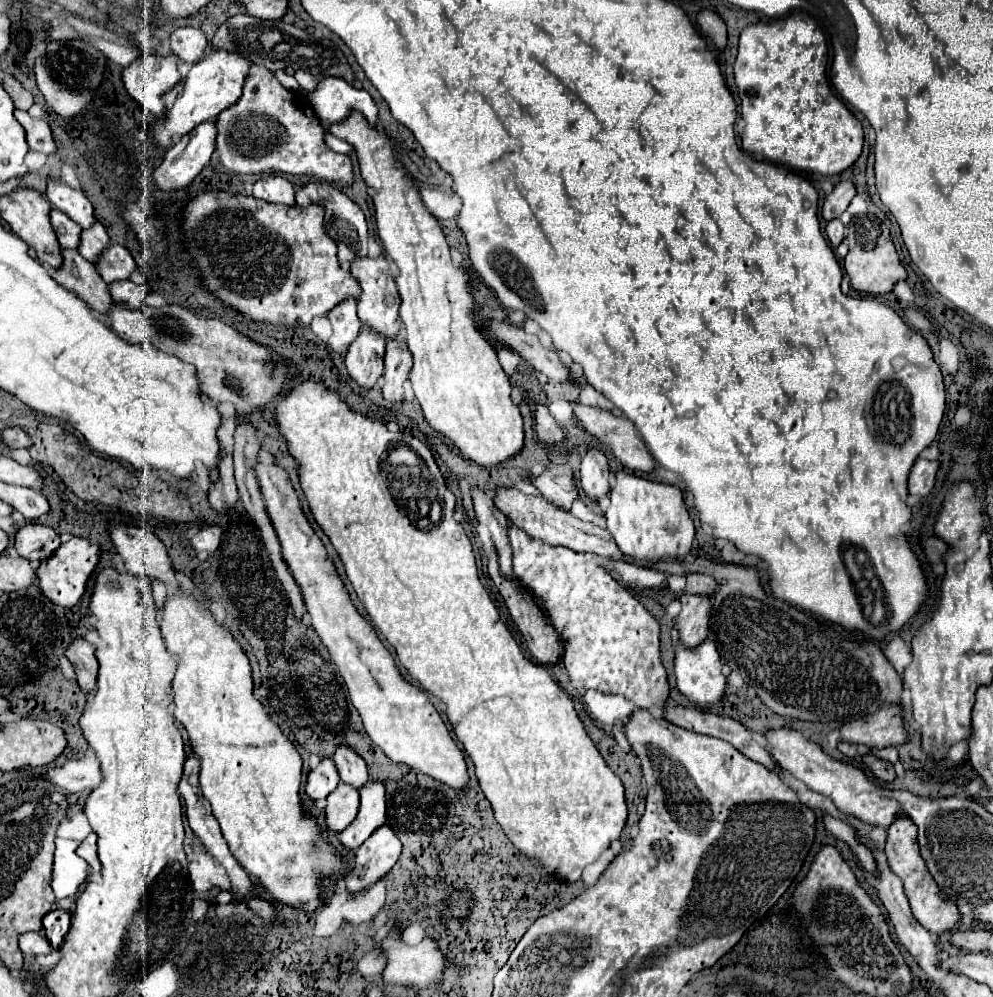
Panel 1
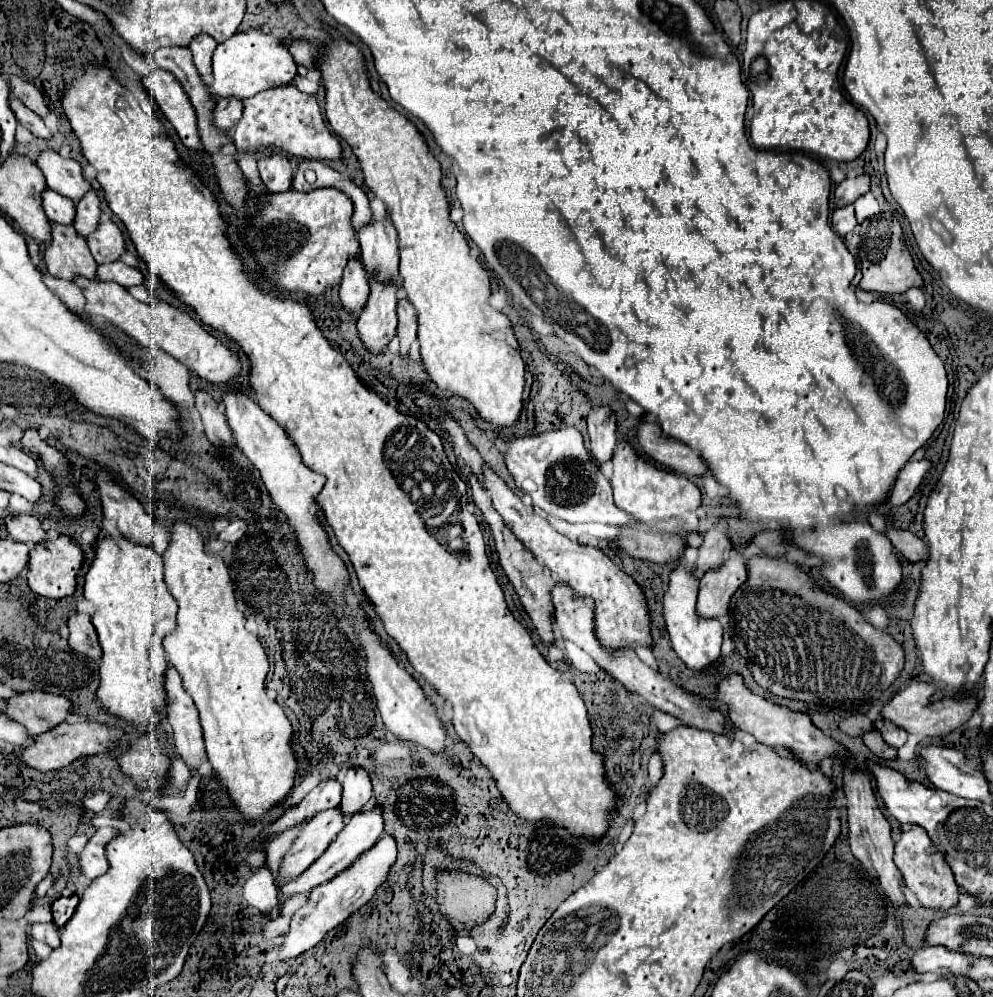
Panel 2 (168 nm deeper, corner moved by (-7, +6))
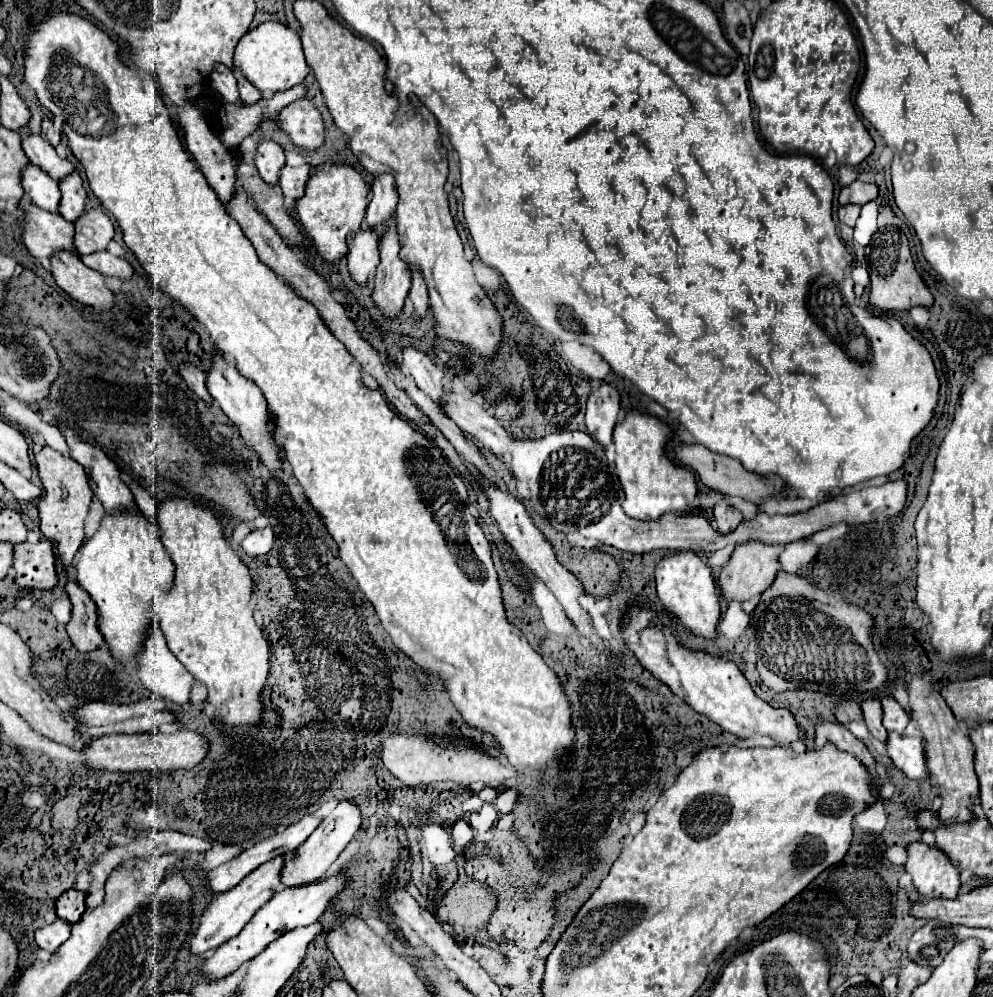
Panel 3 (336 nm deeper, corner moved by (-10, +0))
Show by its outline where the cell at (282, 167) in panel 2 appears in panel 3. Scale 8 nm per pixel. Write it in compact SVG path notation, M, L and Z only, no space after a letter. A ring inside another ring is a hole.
M274 141L258 143L254 165L266 183L278 183L278 173L280 173L280 167L284 167L284 163L286 163L286 157L278 143Z

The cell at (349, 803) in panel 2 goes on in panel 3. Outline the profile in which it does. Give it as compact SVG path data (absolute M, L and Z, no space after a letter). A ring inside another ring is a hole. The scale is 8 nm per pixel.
M350 801L340 803L322 823L314 829L314 833L306 839L304 845L298 847L298 851L288 857L288 863L284 861L284 869L280 871L280 883L284 887L302 887L306 883L314 883L316 879L324 877L328 867L338 859L338 855L344 851L344 847L350 843L354 833L360 829L360 811Z

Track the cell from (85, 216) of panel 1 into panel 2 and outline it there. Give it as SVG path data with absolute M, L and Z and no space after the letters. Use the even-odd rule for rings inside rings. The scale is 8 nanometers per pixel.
M45 151L37 159L39 169L47 179L47 187L79 203L83 195L91 189L89 181L83 177L83 169L75 159L63 159L55 151Z

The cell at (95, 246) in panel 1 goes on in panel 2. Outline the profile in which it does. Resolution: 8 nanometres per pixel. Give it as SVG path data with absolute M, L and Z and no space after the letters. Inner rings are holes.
M91 189L75 205L75 209L77 209L77 217L73 221L73 227L75 227L77 235L87 239L99 227L99 219L101 219L101 209L99 209L99 197L97 197L97 193Z

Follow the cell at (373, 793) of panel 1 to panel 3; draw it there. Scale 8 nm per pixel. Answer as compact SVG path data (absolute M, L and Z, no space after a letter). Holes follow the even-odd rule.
M334 875L334 877L326 877L320 879L320 883L310 883L304 887L294 887L294 889L284 889L280 893L276 893L268 903L264 903L254 917L246 923L246 927L228 943L220 945L218 949L214 949L212 953L208 953L204 957L204 963L200 965L200 973L206 981L214 981L214 979L224 979L232 973L236 973L240 969L242 963L254 959L256 955L260 955L272 941L276 941L280 935L284 935L286 931L292 931L296 927L306 927L318 921L318 917L322 915L322 911L326 909L328 901L342 891L346 883L344 875Z

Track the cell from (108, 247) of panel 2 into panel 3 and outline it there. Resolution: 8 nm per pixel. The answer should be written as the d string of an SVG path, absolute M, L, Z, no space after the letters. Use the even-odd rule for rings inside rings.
M86 209L74 221L74 231L74 247L80 255L106 249L106 243L114 237L114 225L100 209Z

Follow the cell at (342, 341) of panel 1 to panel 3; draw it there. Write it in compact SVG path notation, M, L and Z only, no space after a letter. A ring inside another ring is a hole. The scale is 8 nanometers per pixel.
M362 225L358 233L348 235L348 269L356 283L368 283L372 281L372 275L376 271L376 265L380 261L378 255L378 231L368 229Z

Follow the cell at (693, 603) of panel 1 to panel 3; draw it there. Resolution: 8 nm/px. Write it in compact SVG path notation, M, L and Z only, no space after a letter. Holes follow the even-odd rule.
M748 541L748 543L738 545L734 549L728 565L722 569L720 579L718 579L718 585L724 593L724 597L728 601L732 601L732 599L746 601L754 595L764 593L764 589L768 589L772 585L772 581L776 579L776 573L780 571L778 555L782 553L782 549L784 549L782 545L766 545L766 543L760 543L760 541Z

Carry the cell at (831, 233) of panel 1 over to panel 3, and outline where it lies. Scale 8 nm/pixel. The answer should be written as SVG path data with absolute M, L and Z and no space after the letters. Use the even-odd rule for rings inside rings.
M842 205L842 207L838 209L838 219L840 219L840 223L846 223L846 225L850 225L850 227L856 225L858 215L860 215L860 207L858 207L858 205Z

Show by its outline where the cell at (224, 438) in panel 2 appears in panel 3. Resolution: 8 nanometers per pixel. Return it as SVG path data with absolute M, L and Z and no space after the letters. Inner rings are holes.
M182 363L182 365L178 367L178 373L180 373L180 377L186 381L186 385L188 385L200 399L212 401L208 389L206 389L206 375L204 375L198 367L194 367L194 365L190 365L190 363Z

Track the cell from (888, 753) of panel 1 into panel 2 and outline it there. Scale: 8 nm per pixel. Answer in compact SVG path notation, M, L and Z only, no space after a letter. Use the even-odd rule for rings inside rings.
M881 719L875 721L875 729L883 735L883 741L885 741L887 745L895 747L895 749L901 747L901 745L907 741L907 733L905 733L903 729L897 729L895 725L889 725L889 723L881 721Z

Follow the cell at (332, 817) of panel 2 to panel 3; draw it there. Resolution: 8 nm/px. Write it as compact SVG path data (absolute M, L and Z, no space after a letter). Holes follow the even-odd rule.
M276 857L264 865L260 865L256 871L252 871L248 877L244 877L234 889L226 891L224 895L218 895L212 899L212 903L202 911L200 925L194 931L190 939L190 955L204 955L210 949L220 947L228 939L236 937L242 927L252 919L252 915L272 897L272 889L280 885L280 869L284 867L284 857Z

